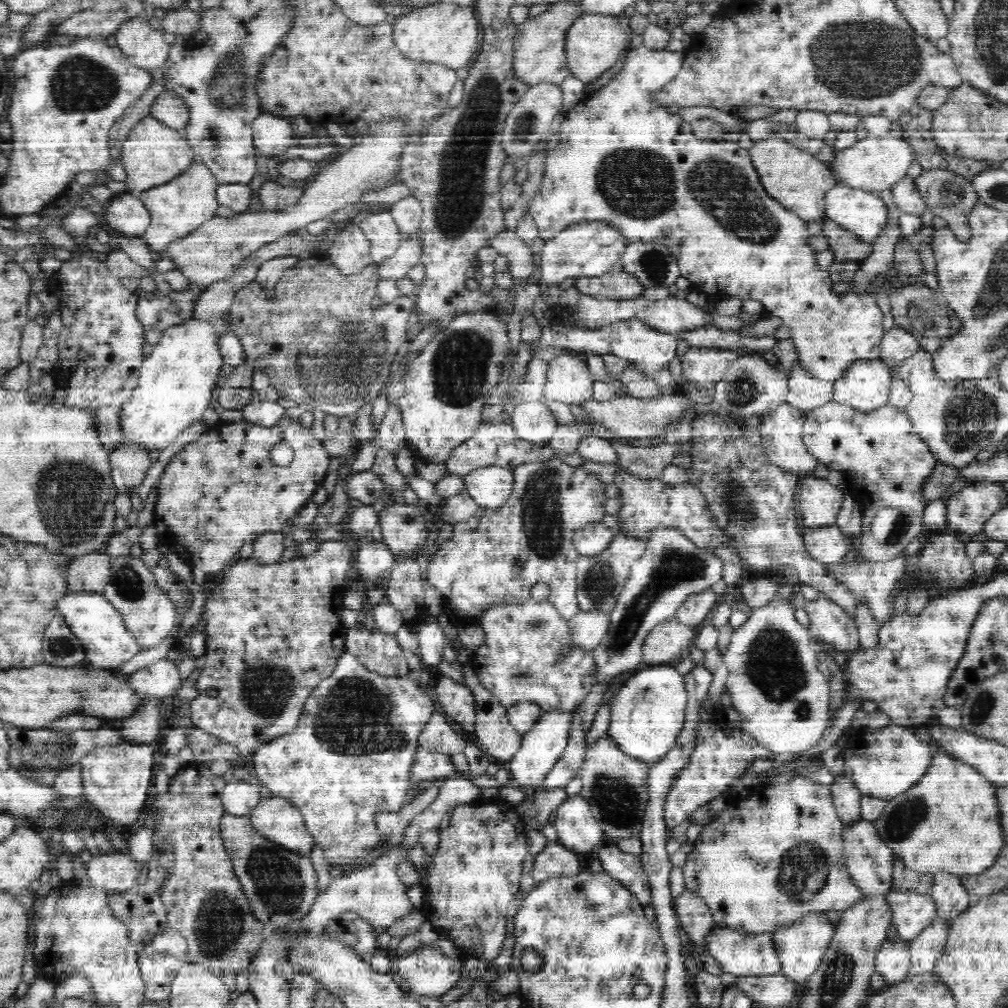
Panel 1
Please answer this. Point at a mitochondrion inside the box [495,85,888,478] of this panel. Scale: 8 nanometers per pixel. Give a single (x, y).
(639, 183)

